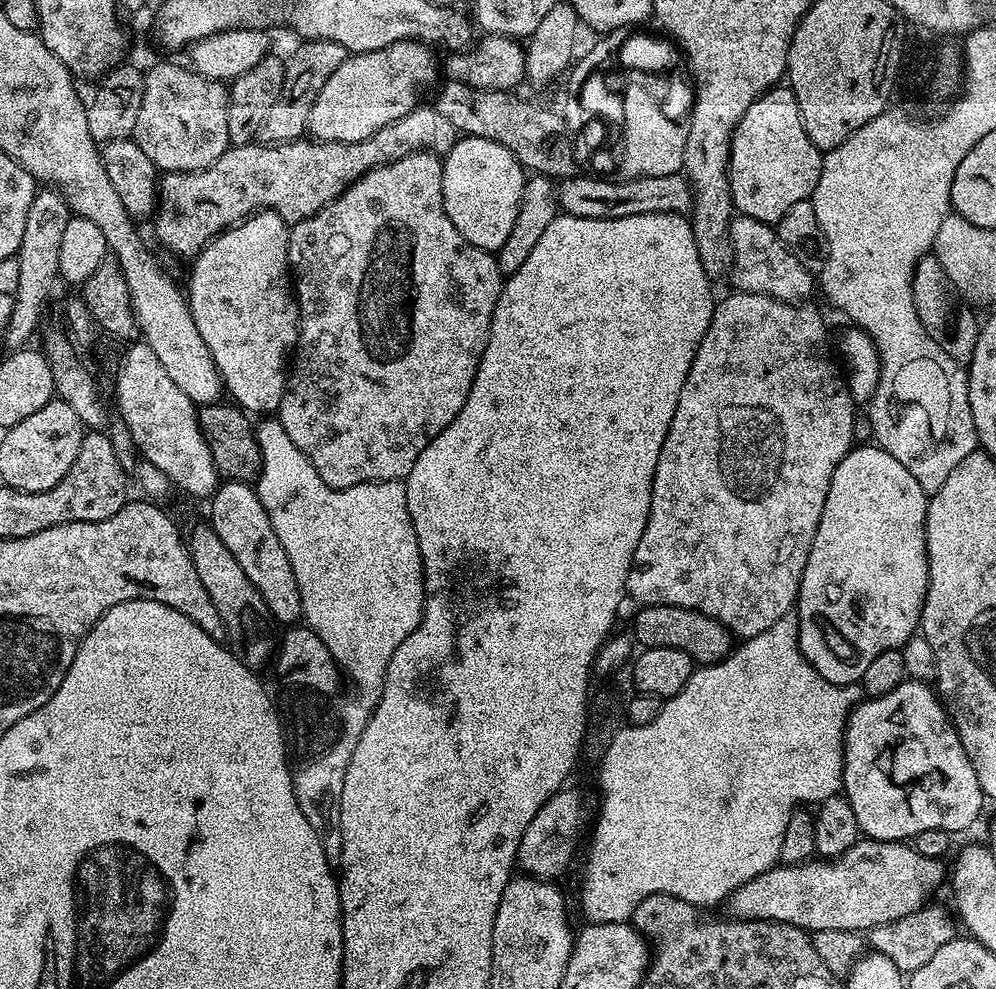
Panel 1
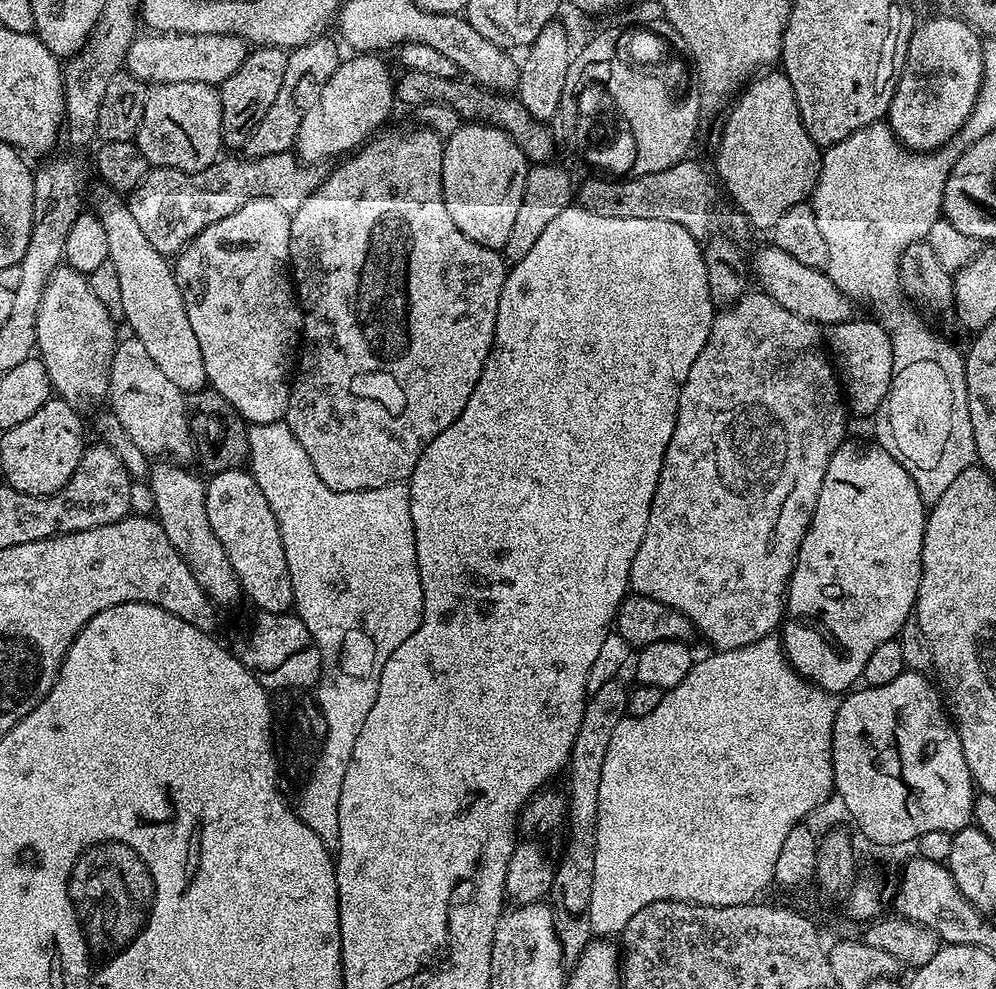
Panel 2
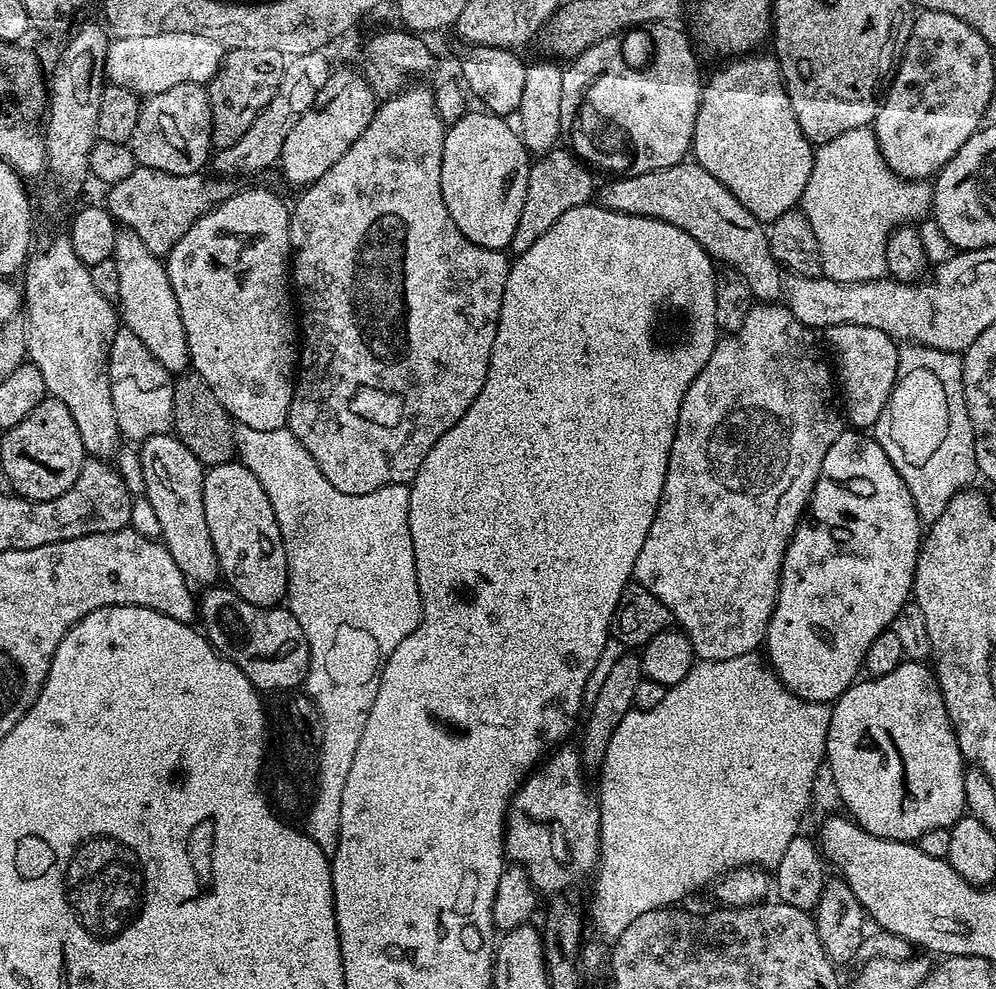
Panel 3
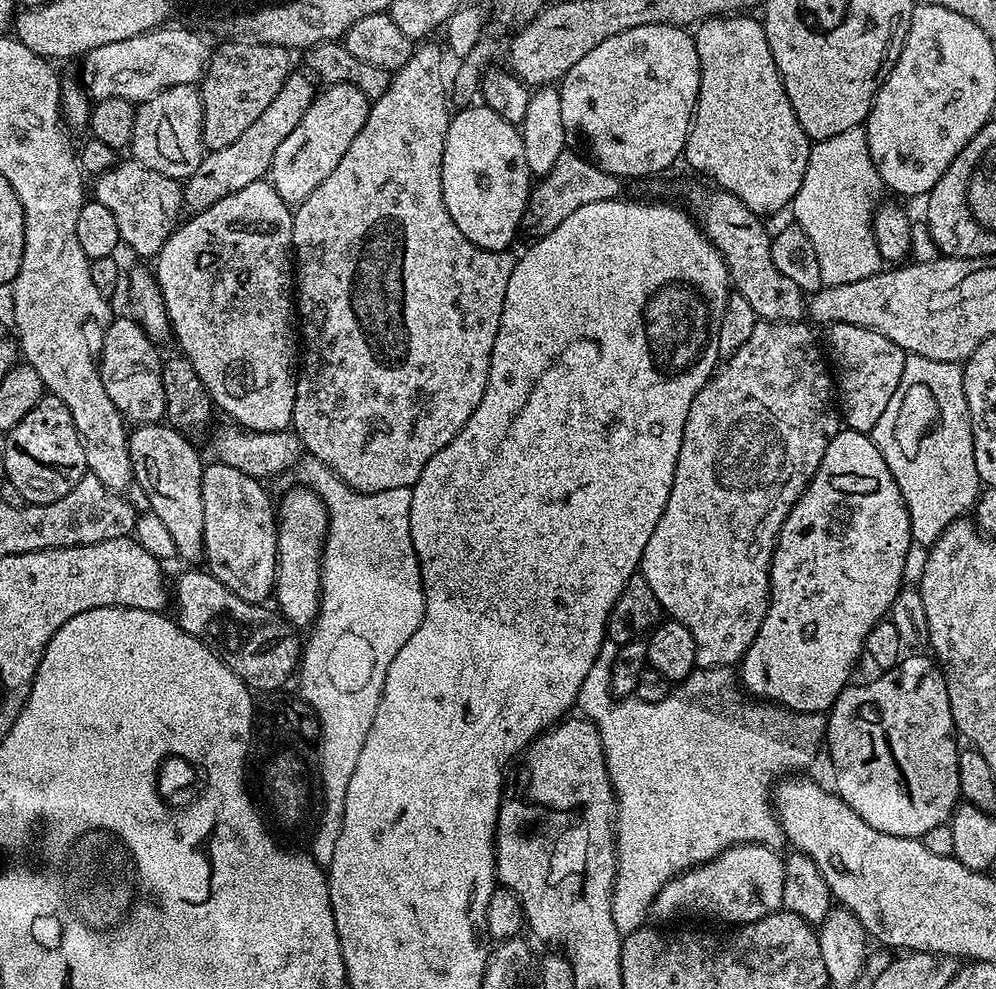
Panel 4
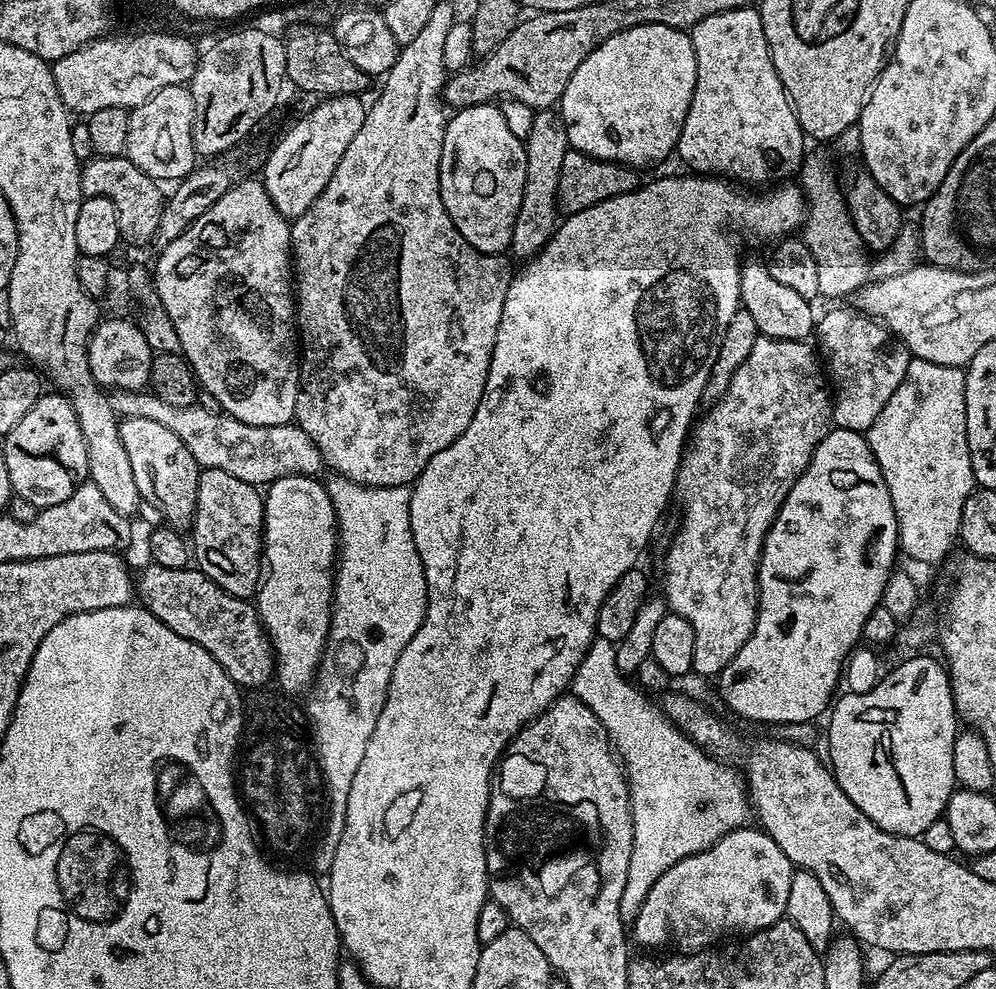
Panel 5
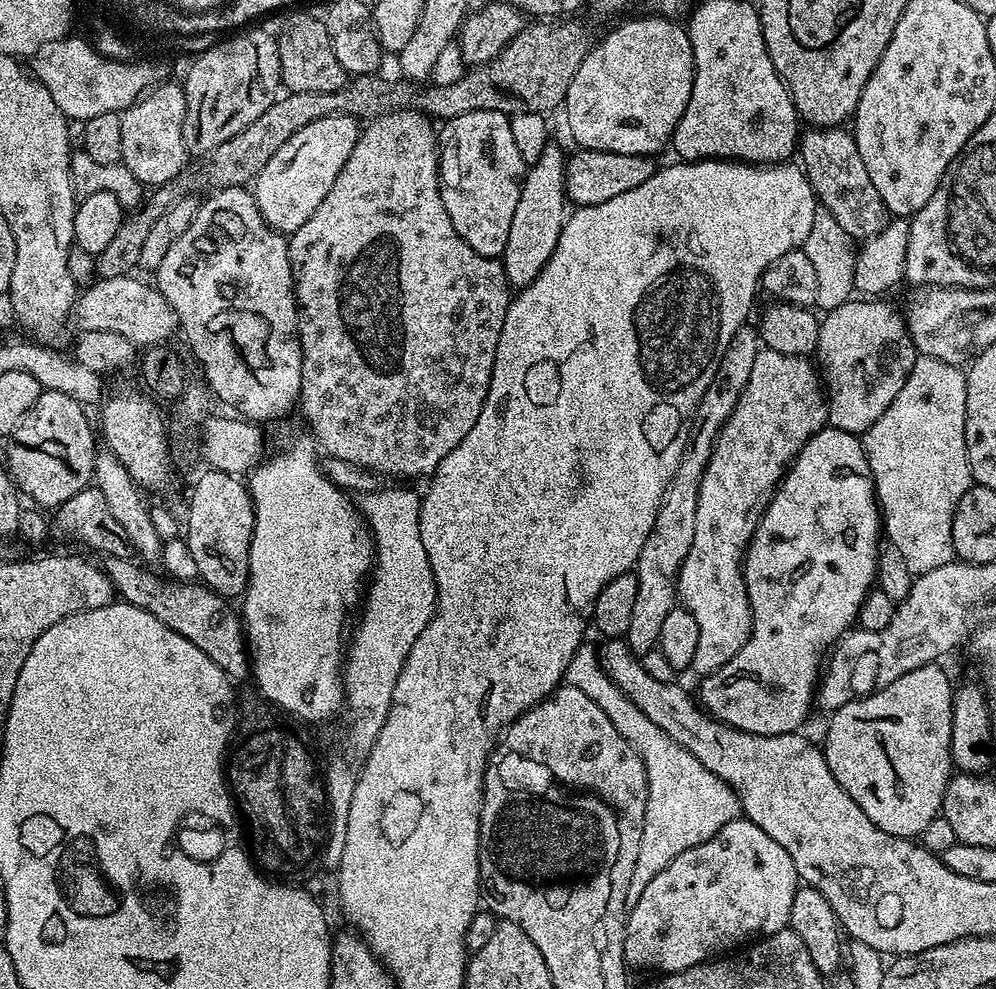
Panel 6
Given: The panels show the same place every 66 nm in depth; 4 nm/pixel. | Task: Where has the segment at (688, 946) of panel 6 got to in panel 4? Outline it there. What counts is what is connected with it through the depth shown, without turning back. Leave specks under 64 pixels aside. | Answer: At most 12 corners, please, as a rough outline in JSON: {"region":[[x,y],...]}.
{"region":[[735,844],[666,882],[651,915],[739,926],[781,911],[784,860]]}

